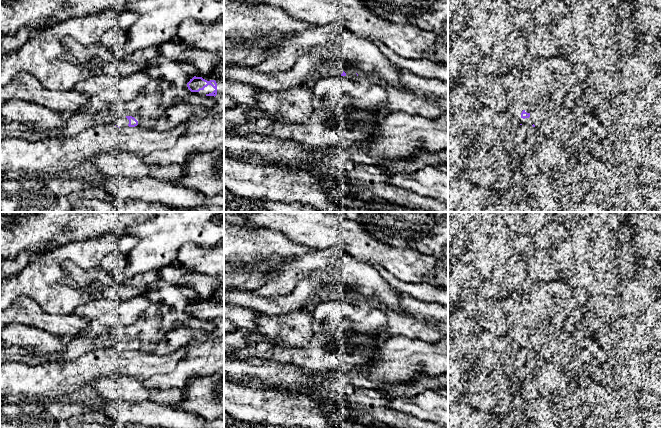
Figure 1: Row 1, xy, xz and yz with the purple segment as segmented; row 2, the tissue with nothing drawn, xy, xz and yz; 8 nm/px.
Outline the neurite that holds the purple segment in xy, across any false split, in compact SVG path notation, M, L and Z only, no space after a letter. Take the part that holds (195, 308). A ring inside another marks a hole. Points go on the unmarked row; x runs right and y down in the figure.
M196 299L187 307L191 316L200 319L216 320L224 317L224 302L214 304L211 300Z

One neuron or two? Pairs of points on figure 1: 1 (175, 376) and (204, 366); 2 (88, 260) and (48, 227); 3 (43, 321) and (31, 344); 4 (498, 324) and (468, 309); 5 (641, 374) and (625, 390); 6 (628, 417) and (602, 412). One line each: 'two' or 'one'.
1: one
2: two
3: two
4: one
5: two
6: two

